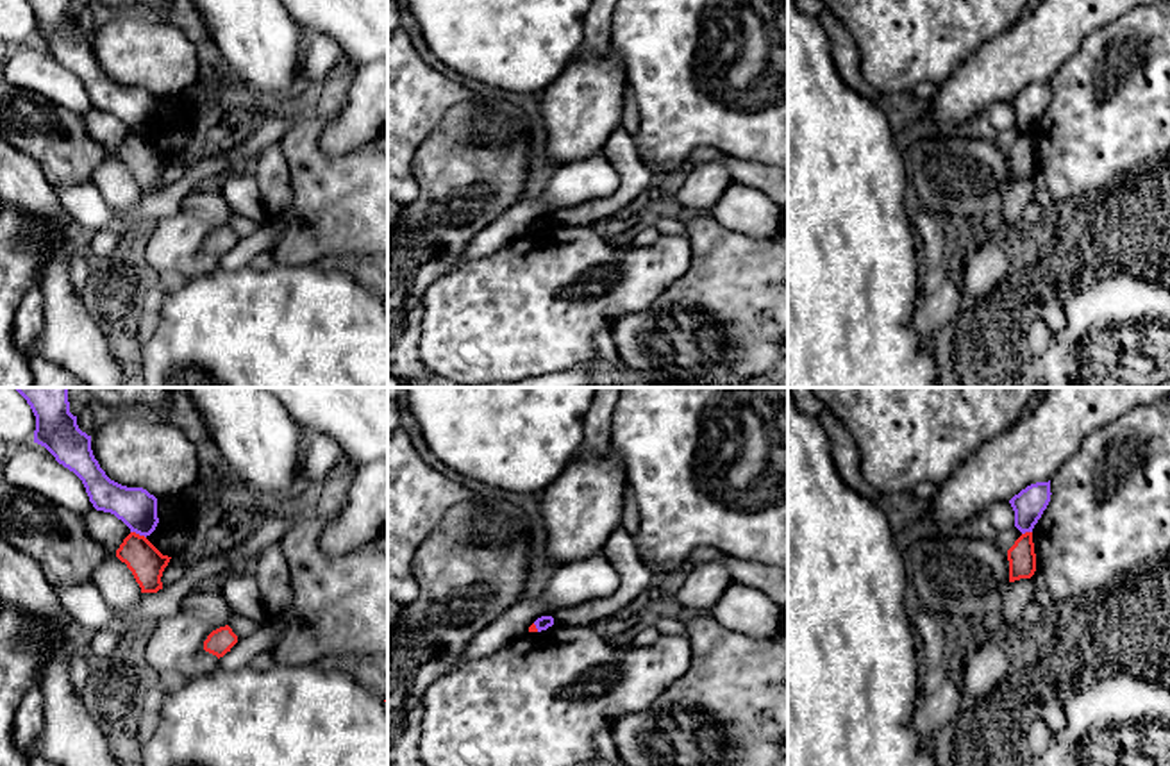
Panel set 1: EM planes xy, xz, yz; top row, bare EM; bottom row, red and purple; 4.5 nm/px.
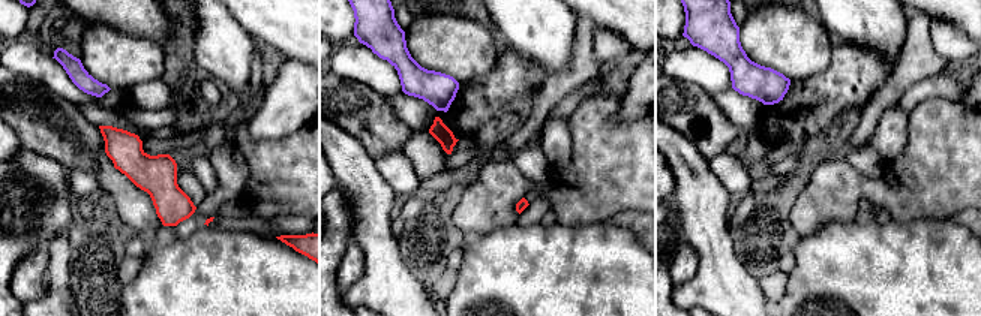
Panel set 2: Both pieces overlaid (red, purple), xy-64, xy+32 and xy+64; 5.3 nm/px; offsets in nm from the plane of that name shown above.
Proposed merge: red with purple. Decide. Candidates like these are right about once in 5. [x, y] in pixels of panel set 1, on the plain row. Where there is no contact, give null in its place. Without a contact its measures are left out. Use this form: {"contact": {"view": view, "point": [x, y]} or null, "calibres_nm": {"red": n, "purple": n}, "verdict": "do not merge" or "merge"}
{"contact": {"view": "xy", "point": [138, 134]}, "calibres_nm": {"red": 160, "purple": 180}, "verdict": "do not merge"}

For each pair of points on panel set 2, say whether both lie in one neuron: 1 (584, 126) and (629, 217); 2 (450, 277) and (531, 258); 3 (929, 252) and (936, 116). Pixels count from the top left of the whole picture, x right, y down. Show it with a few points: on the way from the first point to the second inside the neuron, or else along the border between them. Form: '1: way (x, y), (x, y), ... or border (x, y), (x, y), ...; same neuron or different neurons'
1: border (639, 210), (620, 211), (609, 220); different neurons
2: border (458, 270), (455, 286), (444, 300); different neurons
3: border (951, 216), (911, 220), (894, 219); different neurons

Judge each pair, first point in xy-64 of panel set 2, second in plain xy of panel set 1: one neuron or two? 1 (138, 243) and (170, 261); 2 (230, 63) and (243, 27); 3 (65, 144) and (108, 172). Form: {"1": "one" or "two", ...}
{"1": "two", "2": "one", "3": "two"}

